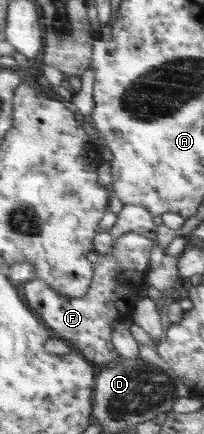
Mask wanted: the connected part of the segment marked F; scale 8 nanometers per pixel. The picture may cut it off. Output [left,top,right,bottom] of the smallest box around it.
[22,231,155,369]

